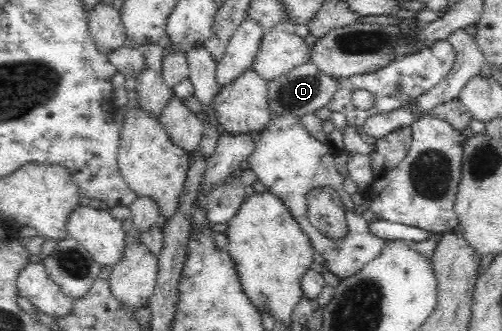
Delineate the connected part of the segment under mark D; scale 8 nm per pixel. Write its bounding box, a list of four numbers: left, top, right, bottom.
[267,62,337,118]

